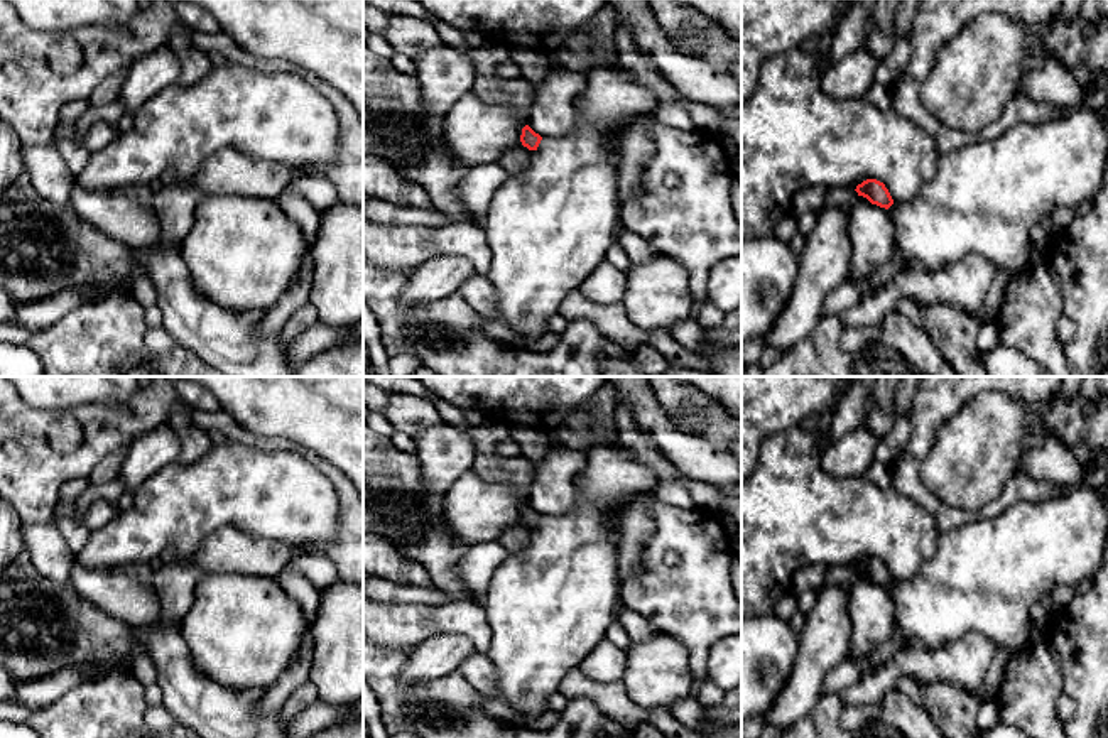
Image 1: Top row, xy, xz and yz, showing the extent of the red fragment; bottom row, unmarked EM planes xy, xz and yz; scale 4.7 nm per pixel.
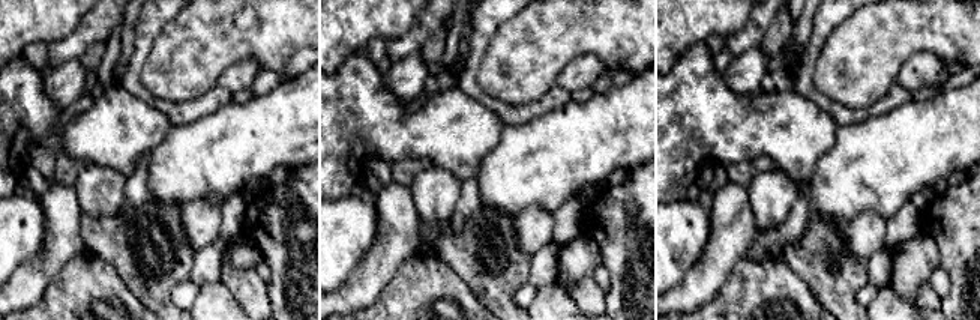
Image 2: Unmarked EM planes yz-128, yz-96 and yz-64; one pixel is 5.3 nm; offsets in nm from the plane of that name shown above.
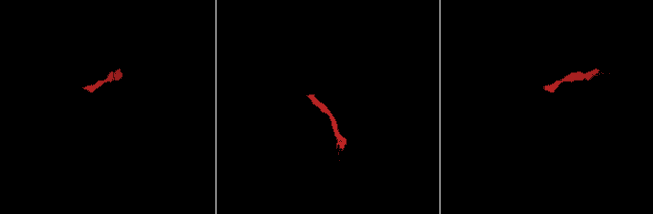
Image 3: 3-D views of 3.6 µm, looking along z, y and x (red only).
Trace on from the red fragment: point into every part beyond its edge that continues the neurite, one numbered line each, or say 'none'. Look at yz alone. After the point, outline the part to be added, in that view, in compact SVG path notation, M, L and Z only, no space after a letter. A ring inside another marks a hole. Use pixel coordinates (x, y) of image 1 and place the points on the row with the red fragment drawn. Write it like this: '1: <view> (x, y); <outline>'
1: yz (843, 198); M834 187L826 198L826 206L836 206L841 209L851 209L858 193L851 187Z

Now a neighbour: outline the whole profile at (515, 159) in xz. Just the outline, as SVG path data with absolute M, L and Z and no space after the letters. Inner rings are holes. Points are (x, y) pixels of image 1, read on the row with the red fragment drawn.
M524 145L507 149L498 162L510 176L515 176L529 167L530 150Z

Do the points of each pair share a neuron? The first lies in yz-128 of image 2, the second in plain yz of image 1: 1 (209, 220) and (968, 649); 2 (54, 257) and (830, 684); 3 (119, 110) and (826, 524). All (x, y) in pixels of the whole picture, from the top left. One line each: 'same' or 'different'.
1: same
2: different
3: same

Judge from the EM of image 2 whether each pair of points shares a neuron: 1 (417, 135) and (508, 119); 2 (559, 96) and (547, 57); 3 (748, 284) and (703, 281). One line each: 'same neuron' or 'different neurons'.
1: different neurons
2: different neurons
3: different neurons

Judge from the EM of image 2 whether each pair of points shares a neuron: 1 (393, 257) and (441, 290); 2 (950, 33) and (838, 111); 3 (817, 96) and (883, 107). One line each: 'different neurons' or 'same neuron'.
1: different neurons
2: different neurons
3: same neuron

